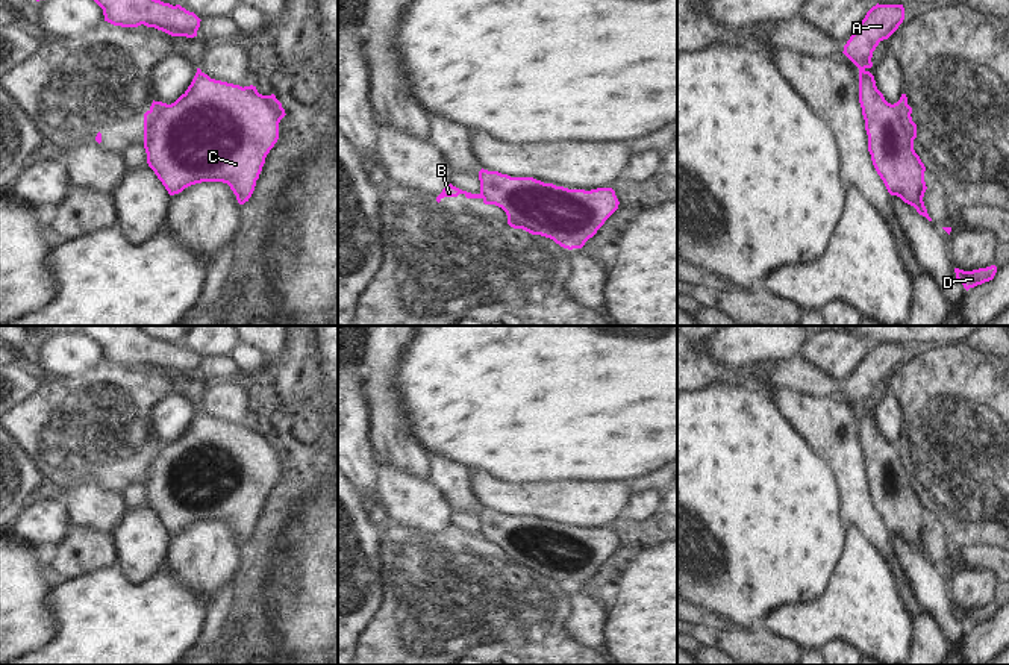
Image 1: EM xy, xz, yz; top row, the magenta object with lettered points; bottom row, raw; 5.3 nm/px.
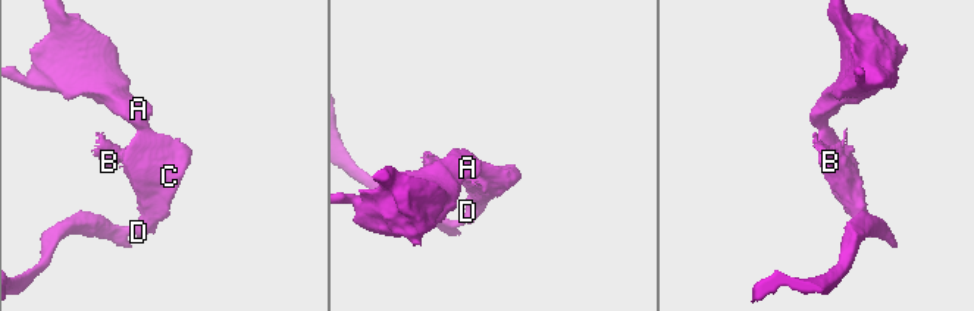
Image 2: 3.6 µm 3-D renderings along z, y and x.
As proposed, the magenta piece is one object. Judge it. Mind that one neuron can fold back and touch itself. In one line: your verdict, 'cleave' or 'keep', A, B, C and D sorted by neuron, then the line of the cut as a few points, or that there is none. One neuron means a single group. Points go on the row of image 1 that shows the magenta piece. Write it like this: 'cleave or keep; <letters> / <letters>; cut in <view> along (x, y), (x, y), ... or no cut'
cleave; A C D / B; cut in xz along (479, 194), (488, 200), (517, 203), (538, 221), (538, 234)

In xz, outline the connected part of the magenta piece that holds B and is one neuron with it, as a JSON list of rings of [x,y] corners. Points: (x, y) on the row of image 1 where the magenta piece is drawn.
[[[451,183],[442,189],[442,192],[436,197],[436,201],[439,203],[444,197],[458,197],[459,194],[464,194],[467,198],[482,198],[485,204],[495,204],[501,208],[508,215],[508,224],[511,227],[523,229],[532,235],[538,235],[539,221],[535,217],[526,215],[520,204],[503,204],[500,200],[488,201],[480,194],[462,191]]]

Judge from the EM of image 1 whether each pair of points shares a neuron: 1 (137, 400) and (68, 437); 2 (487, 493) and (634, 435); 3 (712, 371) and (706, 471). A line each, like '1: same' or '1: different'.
1: same
2: different
3: different

